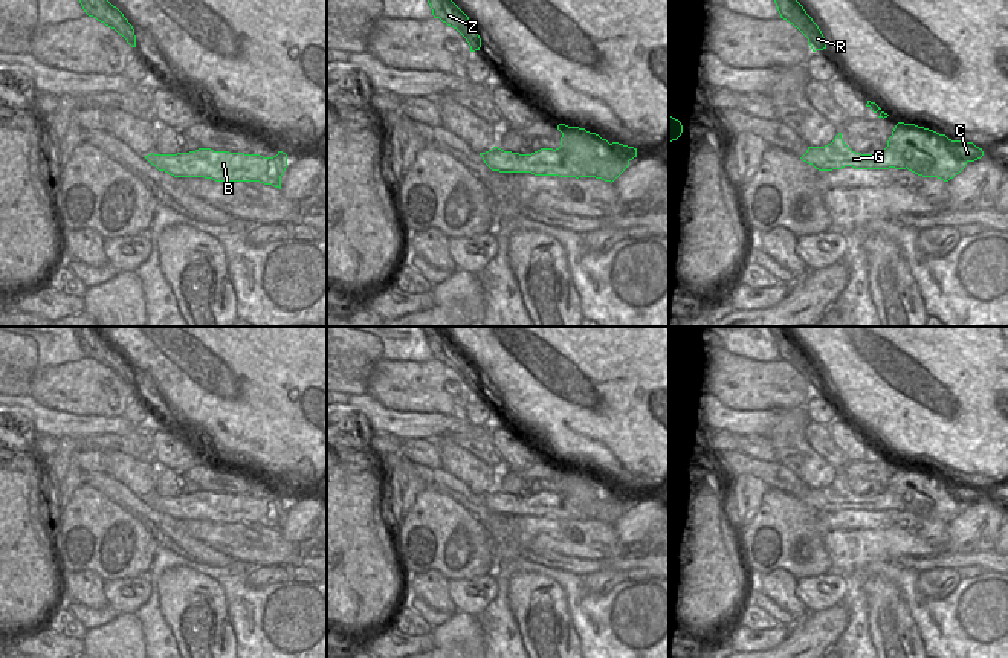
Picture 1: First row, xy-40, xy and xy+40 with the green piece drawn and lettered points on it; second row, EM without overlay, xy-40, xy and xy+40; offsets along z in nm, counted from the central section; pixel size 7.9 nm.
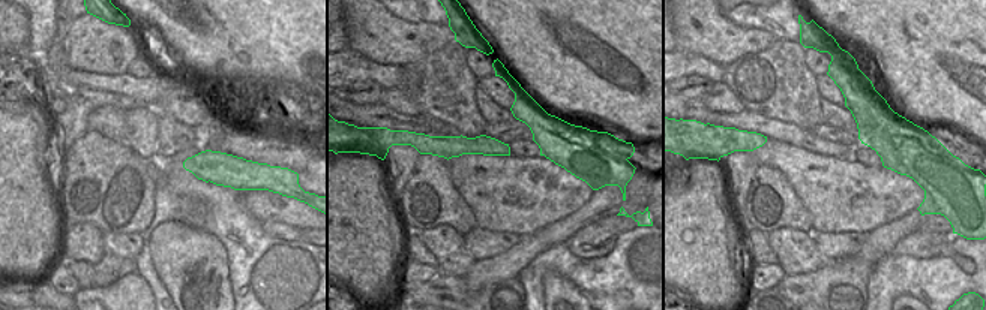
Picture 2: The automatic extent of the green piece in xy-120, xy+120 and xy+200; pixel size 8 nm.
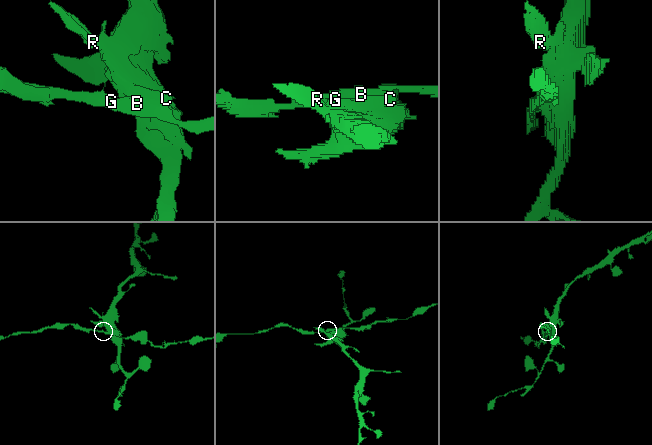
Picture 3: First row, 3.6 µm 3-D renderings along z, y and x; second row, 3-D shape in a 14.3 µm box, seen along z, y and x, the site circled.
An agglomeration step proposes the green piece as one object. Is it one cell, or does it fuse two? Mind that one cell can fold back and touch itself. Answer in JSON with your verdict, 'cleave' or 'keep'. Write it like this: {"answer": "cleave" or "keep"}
{"answer": "cleave"}

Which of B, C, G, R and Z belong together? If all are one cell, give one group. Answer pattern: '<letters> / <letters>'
B G / C R Z

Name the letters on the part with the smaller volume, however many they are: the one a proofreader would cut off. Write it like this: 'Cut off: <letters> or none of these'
Cut off: B, G

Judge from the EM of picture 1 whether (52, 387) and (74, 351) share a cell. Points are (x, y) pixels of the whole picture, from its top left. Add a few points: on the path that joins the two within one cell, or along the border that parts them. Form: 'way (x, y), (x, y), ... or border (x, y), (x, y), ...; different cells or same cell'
border (84, 354), (77, 361), (37, 368); different cells

